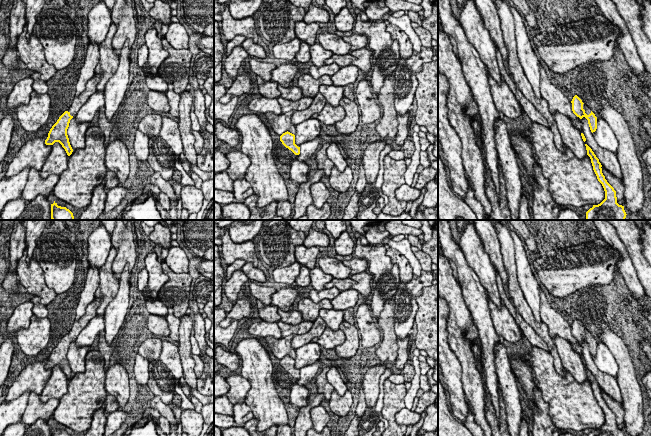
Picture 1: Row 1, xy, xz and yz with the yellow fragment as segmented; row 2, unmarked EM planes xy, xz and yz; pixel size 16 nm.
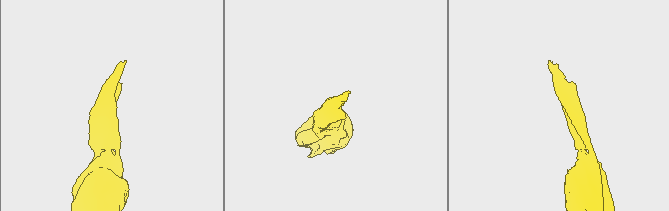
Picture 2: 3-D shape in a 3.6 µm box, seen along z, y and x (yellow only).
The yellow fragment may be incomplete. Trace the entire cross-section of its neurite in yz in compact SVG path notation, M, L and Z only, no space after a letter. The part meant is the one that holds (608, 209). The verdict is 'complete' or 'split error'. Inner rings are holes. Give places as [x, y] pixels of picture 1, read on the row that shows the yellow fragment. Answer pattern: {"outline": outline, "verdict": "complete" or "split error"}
{"outline": "M587 144L585 146L587 155L591 159L593 170L605 191L605 199L600 204L593 205L586 212L586 220L625 220L627 214L624 206L617 203L616 191L605 179L599 159Z", "verdict": "complete"}

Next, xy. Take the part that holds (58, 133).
{"outline": "M100 74L94 75L85 86L85 90L78 96L75 96L69 109L65 111L52 126L48 133L48 137L45 140L46 145L53 145L55 142L59 142L65 149L68 156L73 152L67 135L67 129L69 127L70 120L76 116L79 109L87 102L89 97L96 92L96 87L101 79Z", "verdict": "split error"}

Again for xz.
{"outline": "M285 132L280 136L282 144L291 150L295 155L300 154L300 147L295 144L295 135L290 132Z", "verdict": "complete"}

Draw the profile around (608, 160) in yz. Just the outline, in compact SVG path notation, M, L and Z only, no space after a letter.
M576 116L576 119L573 121L571 120L571 123L580 133L584 134L586 138L586 141L584 143L592 149L596 157L599 159L601 165L606 170L611 172L615 177L623 181L621 166L617 159L617 155L600 147L597 144L590 130L588 120L585 117L580 119Z

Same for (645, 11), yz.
M642 0L642 6L639 8L642 29L651 42L651 2L649 0Z

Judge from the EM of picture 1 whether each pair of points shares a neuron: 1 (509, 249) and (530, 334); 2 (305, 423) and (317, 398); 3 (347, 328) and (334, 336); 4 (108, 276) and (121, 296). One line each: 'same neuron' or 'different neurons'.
1: different neurons
2: same neuron
3: different neurons
4: different neurons

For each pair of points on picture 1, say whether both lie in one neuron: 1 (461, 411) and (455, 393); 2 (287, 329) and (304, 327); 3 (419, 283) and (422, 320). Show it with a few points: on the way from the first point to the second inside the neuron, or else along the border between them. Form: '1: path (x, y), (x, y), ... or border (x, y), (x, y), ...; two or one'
1: path (459, 407), (457, 397); one
2: path (291, 329), (300, 328); one
3: border (427, 286), (416, 298), (417, 312), (414, 318); two

